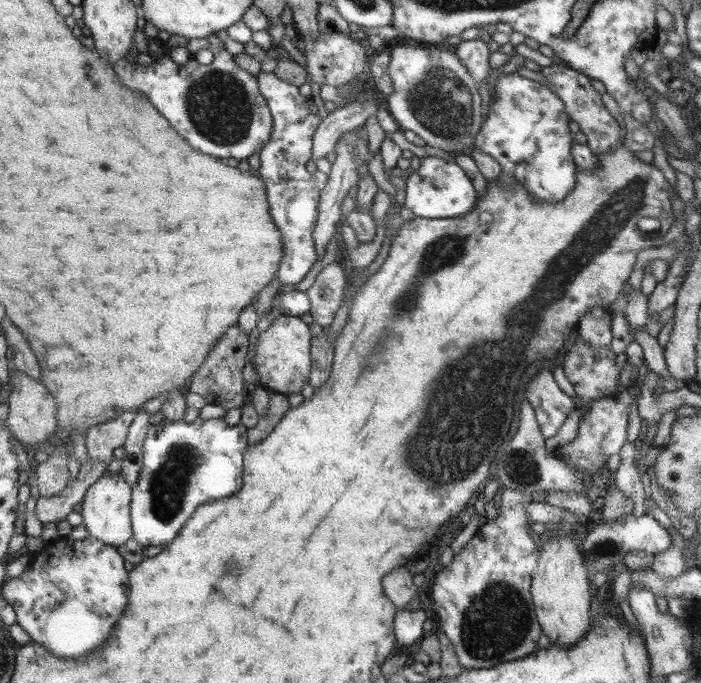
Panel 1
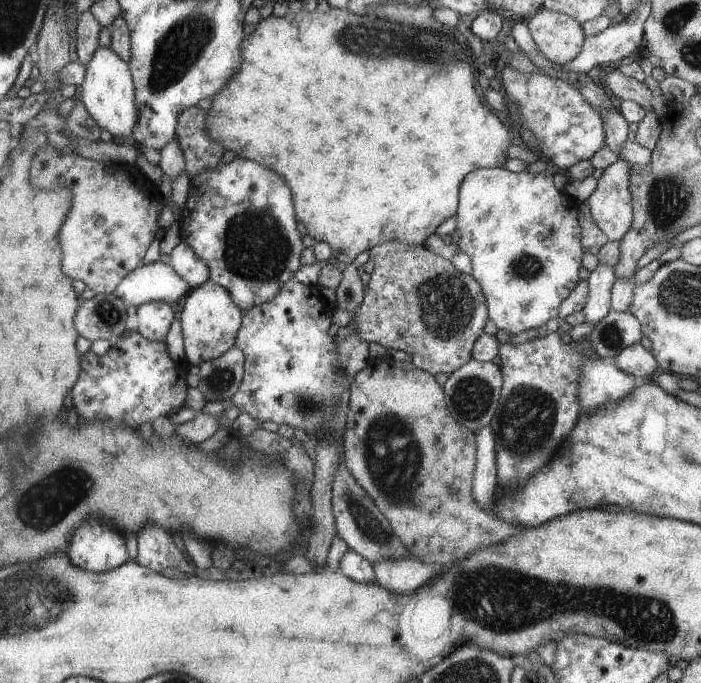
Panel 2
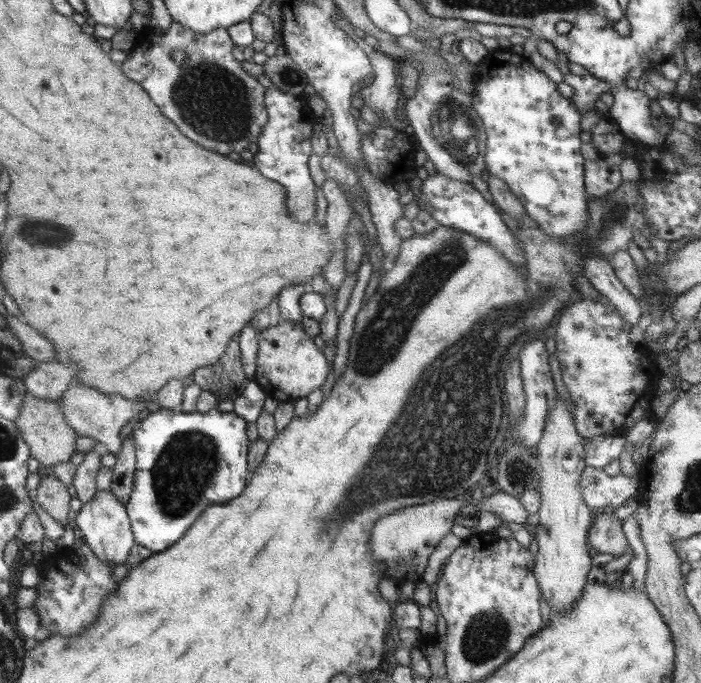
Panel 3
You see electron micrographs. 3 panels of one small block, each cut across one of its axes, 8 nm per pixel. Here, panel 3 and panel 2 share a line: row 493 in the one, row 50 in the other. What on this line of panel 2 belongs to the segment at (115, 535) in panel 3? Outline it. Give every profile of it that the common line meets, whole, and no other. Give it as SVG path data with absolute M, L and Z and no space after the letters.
M100 47L85 66L79 102L85 108L86 114L100 130L107 131L113 139L133 139L133 130L139 121L139 111L130 68L127 68L127 64L111 48Z

